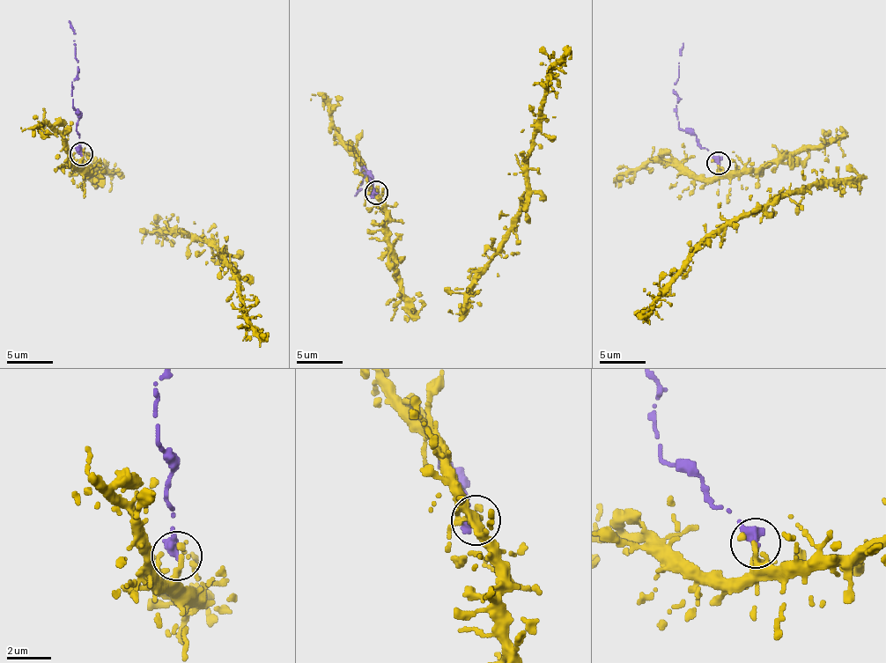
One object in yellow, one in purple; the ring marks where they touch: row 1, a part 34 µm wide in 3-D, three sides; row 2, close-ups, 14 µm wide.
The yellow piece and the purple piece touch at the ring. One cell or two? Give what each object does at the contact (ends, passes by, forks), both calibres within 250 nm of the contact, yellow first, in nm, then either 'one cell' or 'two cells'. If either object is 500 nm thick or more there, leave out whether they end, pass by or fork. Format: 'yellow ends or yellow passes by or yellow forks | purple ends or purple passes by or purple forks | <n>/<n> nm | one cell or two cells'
yellow ends | purple ends | 320/480 nm | two cells

